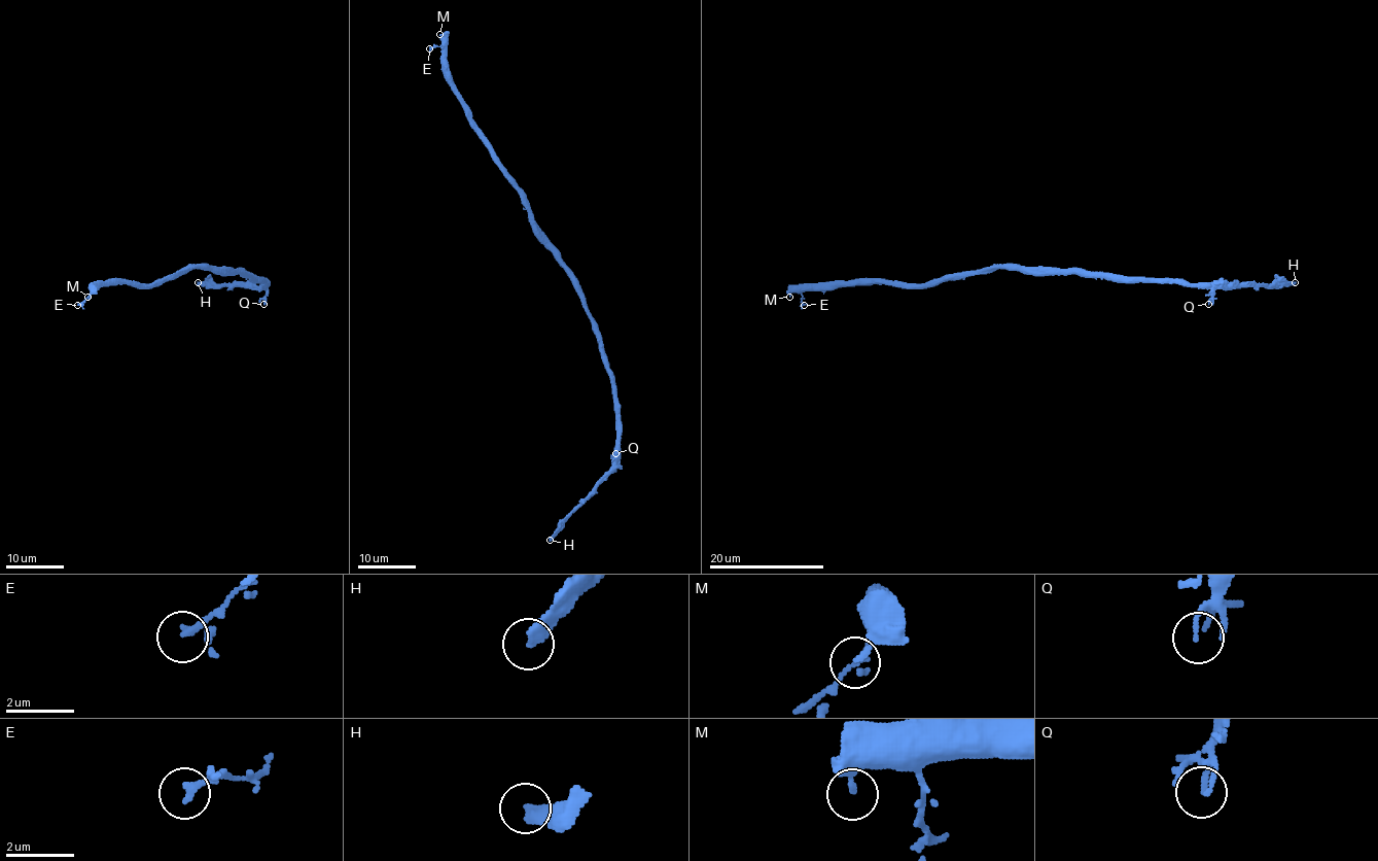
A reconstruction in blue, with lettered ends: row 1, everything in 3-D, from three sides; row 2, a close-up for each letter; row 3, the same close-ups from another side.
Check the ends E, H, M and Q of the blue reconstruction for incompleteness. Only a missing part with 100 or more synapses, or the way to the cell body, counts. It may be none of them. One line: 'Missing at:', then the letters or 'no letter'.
Missing at: H

